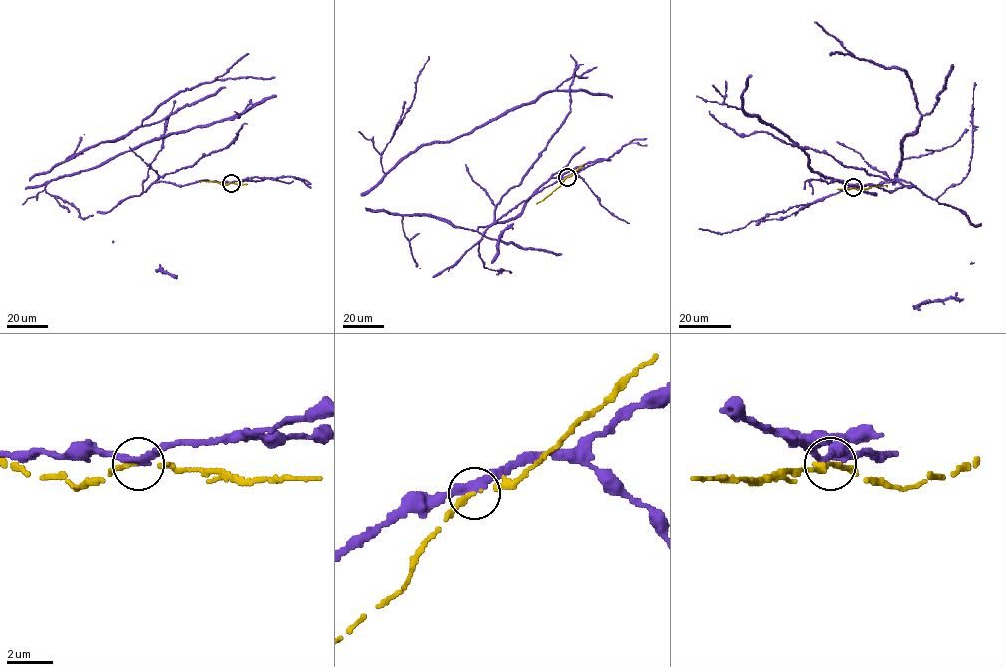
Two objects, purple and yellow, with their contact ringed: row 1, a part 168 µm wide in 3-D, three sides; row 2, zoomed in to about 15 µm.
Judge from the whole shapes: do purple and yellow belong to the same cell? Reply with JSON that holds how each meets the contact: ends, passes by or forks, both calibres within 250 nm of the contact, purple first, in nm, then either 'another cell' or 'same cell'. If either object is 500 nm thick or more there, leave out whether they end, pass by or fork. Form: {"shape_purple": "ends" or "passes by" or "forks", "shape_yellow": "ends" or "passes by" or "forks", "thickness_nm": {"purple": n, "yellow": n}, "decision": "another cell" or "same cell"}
{"shape_purple": "passes by", "shape_yellow": "passes by", "thickness_nm": {"purple": 340, "yellow": 170}, "decision": "another cell"}

